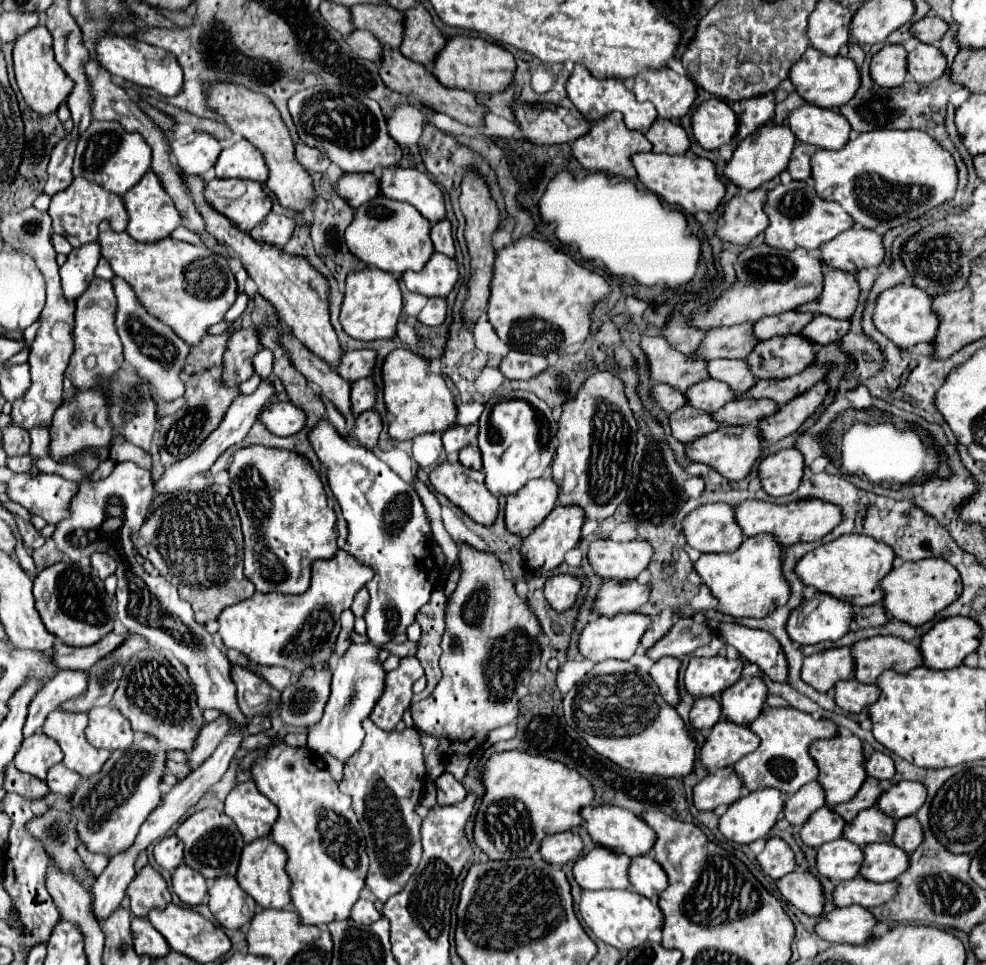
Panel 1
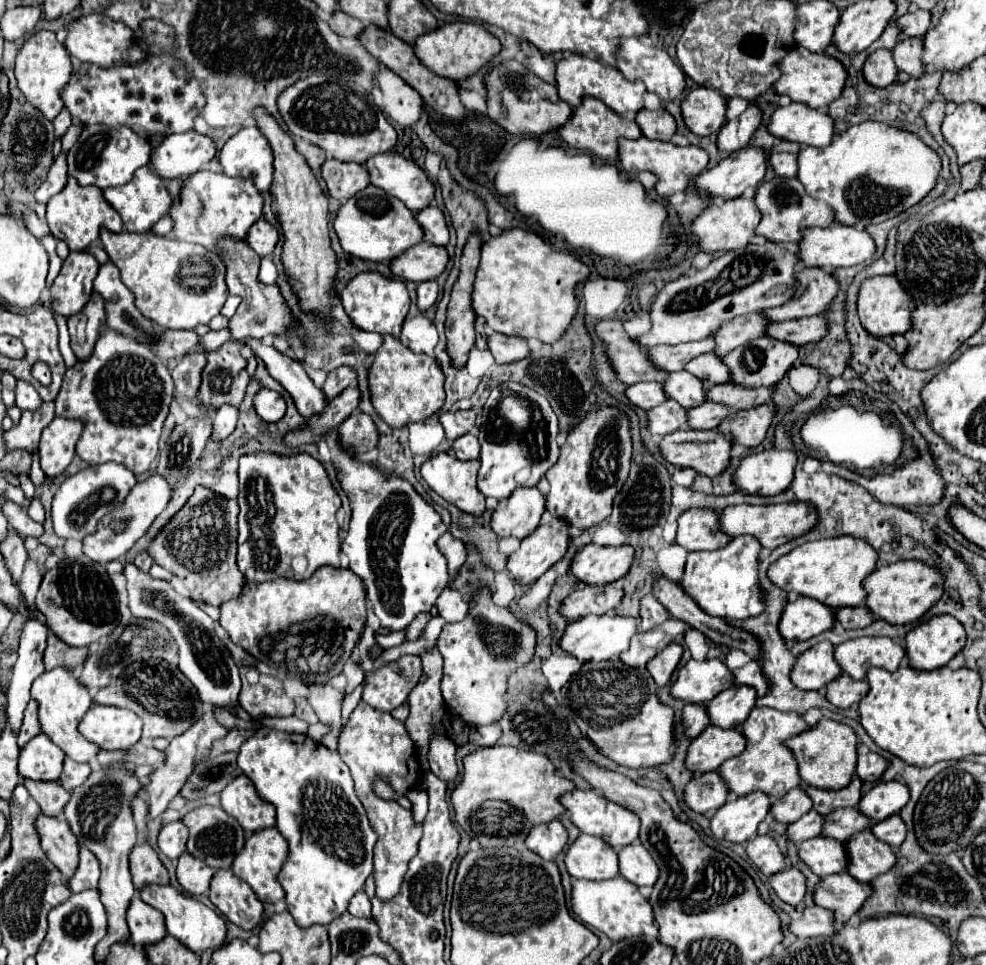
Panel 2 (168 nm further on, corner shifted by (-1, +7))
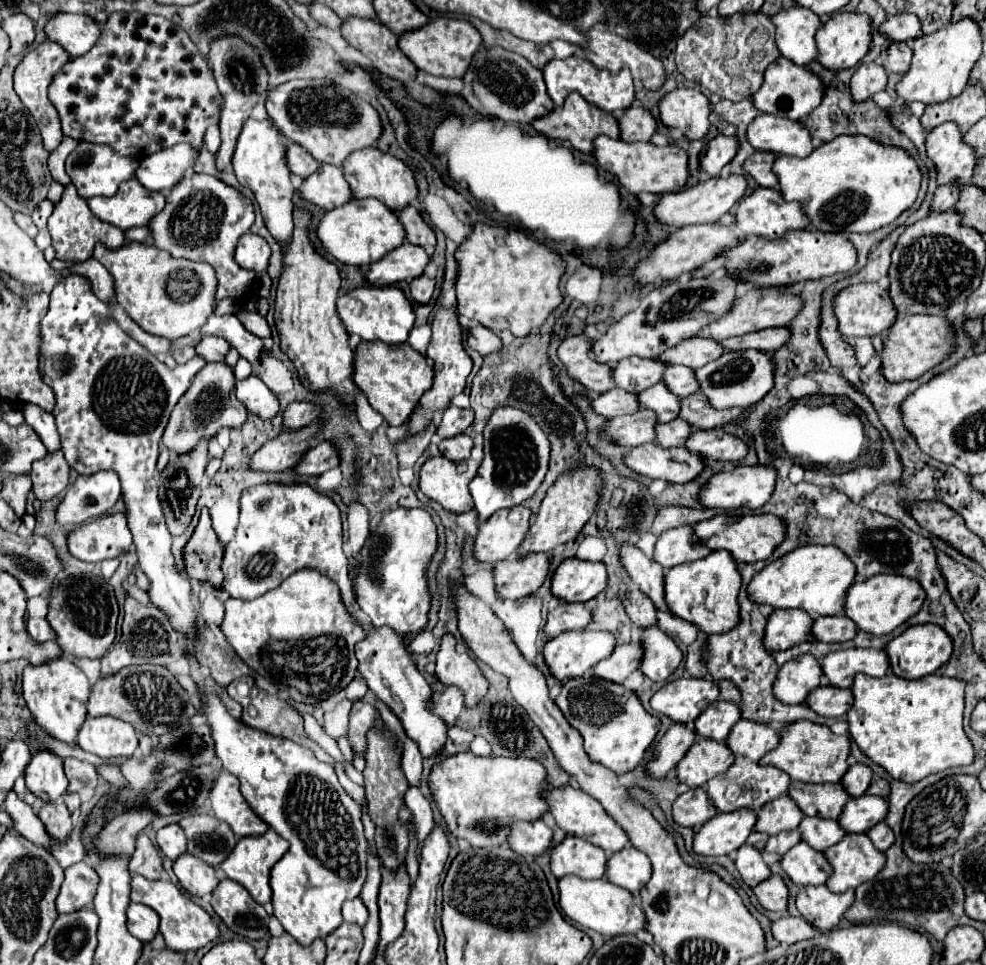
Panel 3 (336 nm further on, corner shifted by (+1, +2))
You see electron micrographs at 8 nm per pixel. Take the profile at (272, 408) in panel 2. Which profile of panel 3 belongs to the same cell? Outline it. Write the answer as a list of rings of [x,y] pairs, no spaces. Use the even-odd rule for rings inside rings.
[[[254,374],[236,382],[236,398],[248,408],[250,414],[262,420],[272,420],[280,412],[280,402],[274,392]]]

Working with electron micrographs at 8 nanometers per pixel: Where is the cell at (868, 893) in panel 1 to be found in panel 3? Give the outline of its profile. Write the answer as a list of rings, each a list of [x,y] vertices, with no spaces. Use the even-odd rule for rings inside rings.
[[[804,886],[796,896],[796,906],[800,914],[822,932],[836,928],[846,914],[846,910],[856,900],[854,890],[846,890],[836,894],[828,890],[828,886]]]

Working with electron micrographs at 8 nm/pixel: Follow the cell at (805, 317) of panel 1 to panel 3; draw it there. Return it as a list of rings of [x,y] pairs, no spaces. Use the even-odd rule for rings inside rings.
[[[688,338],[680,344],[676,344],[672,350],[666,350],[662,356],[658,356],[662,362],[668,364],[682,364],[690,368],[700,368],[708,362],[714,362],[714,358],[720,358],[724,354],[724,346],[720,346],[714,338]]]

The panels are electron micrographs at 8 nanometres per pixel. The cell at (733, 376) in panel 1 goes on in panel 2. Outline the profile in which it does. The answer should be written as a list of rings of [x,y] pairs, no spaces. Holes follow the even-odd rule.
[[[704,353],[700,357],[694,357],[688,365],[686,371],[690,371],[694,377],[698,377],[700,381],[708,383],[708,385],[718,385],[718,383],[726,383],[728,381],[728,373],[726,367],[722,365],[720,357],[714,357],[714,353]]]

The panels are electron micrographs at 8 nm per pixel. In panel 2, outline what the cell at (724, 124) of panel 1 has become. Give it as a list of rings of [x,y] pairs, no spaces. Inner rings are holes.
[[[698,87],[682,99],[682,117],[694,135],[716,135],[726,121],[726,97],[708,87]]]

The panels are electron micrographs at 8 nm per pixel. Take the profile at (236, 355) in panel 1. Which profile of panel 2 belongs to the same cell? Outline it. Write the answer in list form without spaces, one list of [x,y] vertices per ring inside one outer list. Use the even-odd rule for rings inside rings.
[[[230,339],[222,345],[222,349],[208,355],[198,389],[198,401],[202,405],[210,405],[214,409],[222,405],[240,407],[250,381],[246,373],[246,359],[240,355],[242,347],[242,341]]]

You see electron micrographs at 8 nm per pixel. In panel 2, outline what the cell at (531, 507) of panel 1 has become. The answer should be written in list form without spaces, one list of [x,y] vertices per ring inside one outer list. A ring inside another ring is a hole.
[[[536,487],[518,489],[514,497],[508,497],[506,501],[498,503],[498,507],[492,513],[490,527],[498,535],[498,539],[524,539],[538,527],[544,509],[544,495]]]

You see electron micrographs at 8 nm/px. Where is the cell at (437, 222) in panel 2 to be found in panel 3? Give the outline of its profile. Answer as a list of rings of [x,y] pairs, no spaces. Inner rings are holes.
[[[406,206],[396,212],[396,216],[406,230],[406,238],[416,246],[424,246],[426,253],[432,257],[437,244],[436,234],[434,228],[422,218],[422,212],[416,206]]]

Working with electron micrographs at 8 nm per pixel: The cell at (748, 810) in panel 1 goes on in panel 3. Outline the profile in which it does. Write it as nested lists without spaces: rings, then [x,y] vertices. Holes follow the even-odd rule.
[[[754,810],[720,812],[694,836],[694,850],[704,856],[734,854],[750,836],[756,824]]]

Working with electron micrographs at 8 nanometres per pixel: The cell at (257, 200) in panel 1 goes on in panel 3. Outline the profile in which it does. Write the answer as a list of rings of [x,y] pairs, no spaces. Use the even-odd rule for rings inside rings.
[[[192,174],[180,180],[166,196],[166,206],[152,218],[150,230],[154,236],[154,246],[170,252],[174,258],[204,260],[212,264],[218,276],[218,292],[216,292],[218,300],[226,296],[242,298],[246,288],[254,284],[256,274],[252,274],[252,270],[236,266],[234,250],[238,238],[246,234],[254,224],[254,218],[256,216],[252,200],[246,198],[242,192],[224,184],[216,176]]]

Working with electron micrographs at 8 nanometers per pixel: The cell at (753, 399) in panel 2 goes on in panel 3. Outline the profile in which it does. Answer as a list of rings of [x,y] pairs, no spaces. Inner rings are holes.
[[[700,392],[690,394],[688,398],[682,400],[682,410],[678,416],[698,428],[722,426],[722,410],[708,406],[708,398],[704,398],[704,394],[700,394]]]

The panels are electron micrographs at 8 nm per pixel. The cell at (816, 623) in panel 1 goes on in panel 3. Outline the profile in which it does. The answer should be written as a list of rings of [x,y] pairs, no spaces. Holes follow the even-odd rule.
[[[774,610],[766,624],[764,646],[772,652],[788,650],[812,638],[812,618],[804,610]]]

